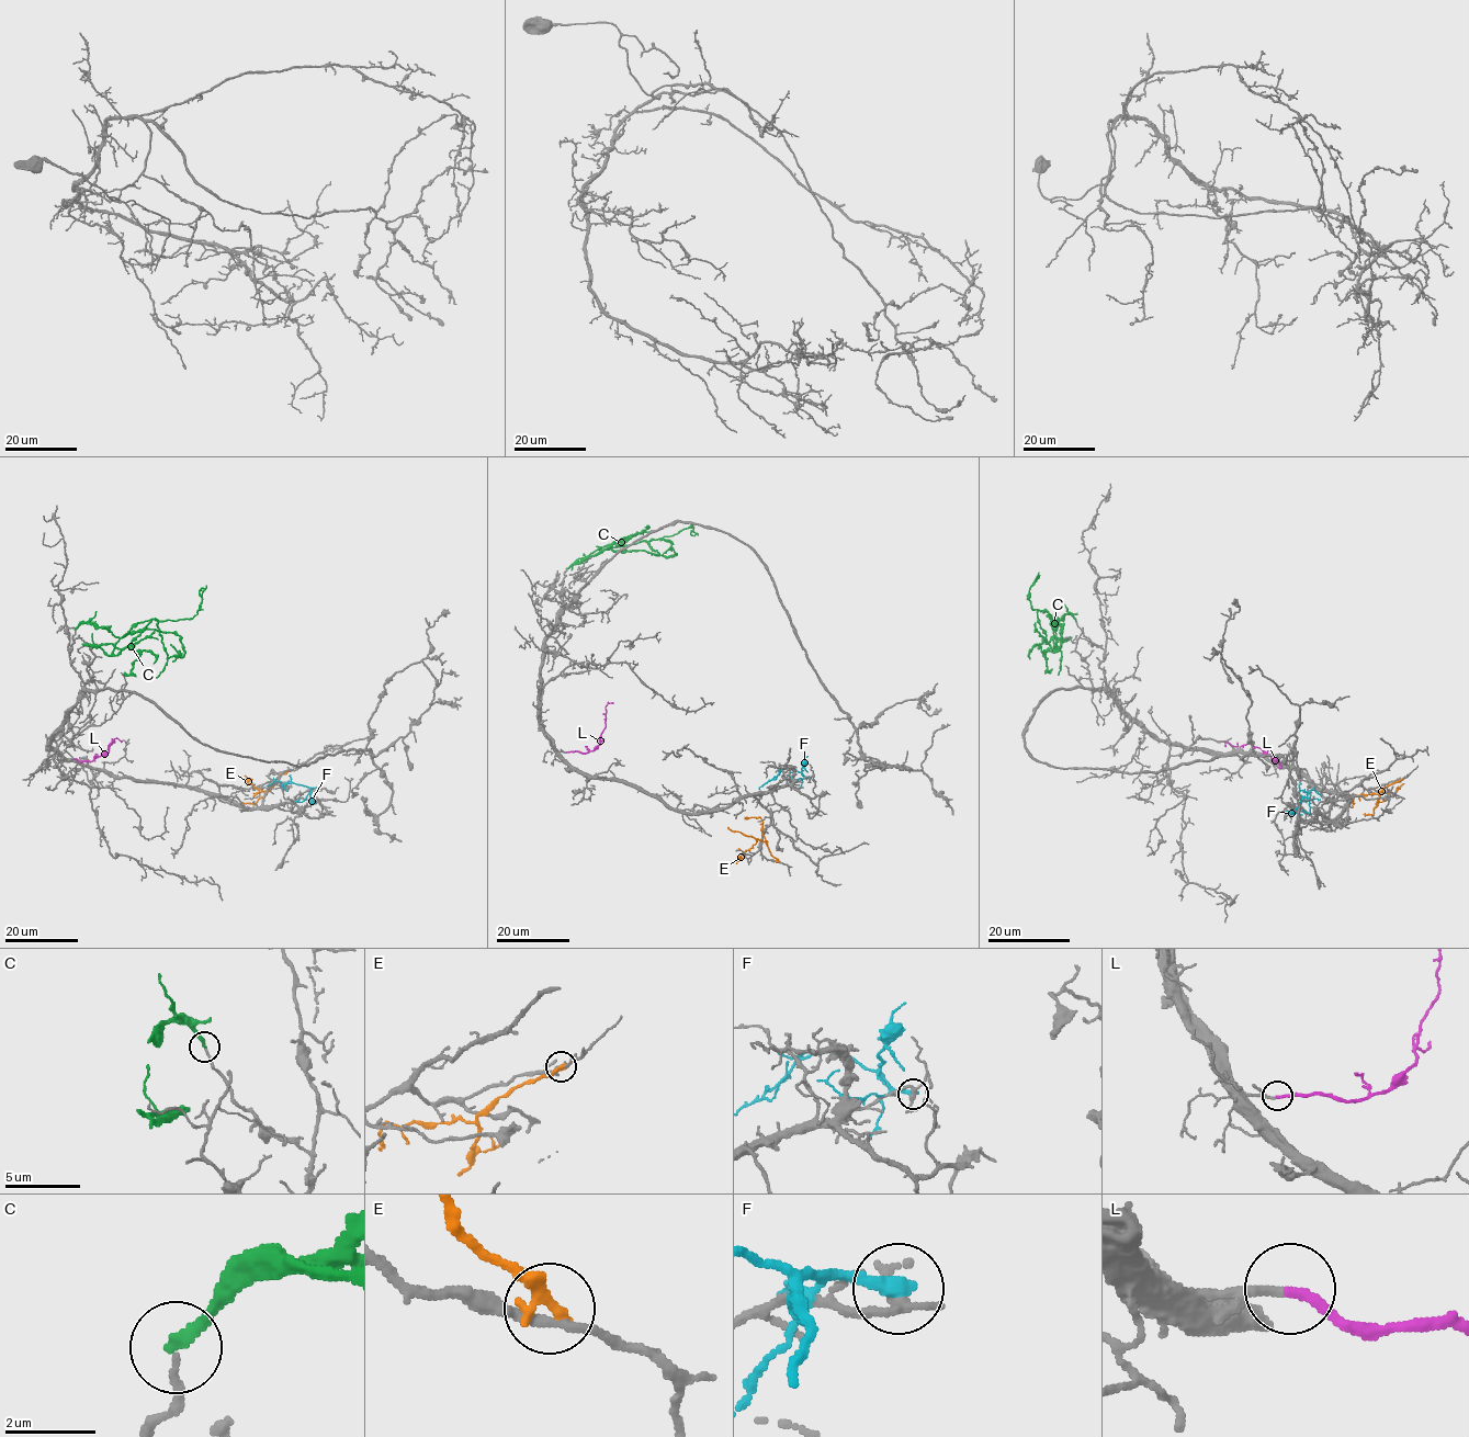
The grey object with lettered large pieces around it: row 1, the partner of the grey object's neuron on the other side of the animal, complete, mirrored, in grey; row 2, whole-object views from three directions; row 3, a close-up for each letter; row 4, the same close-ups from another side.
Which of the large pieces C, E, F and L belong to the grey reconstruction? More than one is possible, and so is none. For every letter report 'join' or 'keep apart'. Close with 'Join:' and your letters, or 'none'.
C: keep apart
E: keep apart
F: keep apart
L: join
Join: L

